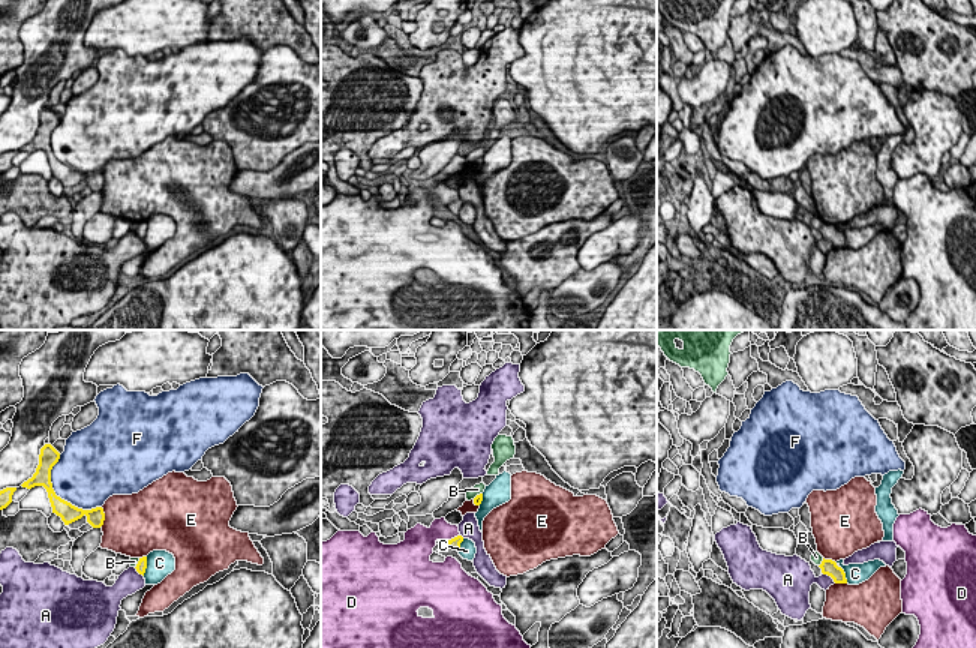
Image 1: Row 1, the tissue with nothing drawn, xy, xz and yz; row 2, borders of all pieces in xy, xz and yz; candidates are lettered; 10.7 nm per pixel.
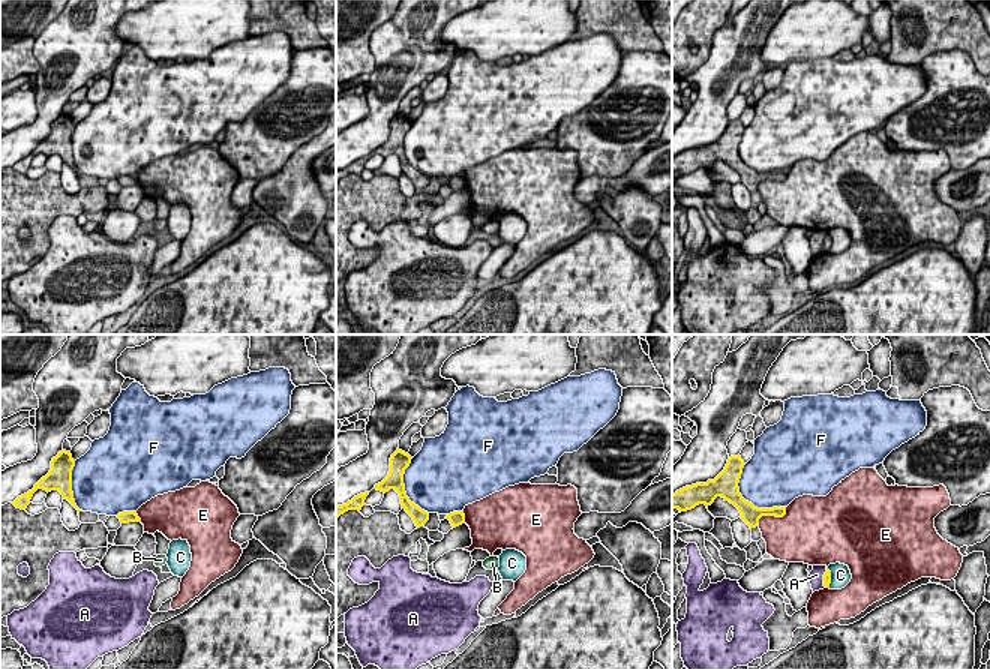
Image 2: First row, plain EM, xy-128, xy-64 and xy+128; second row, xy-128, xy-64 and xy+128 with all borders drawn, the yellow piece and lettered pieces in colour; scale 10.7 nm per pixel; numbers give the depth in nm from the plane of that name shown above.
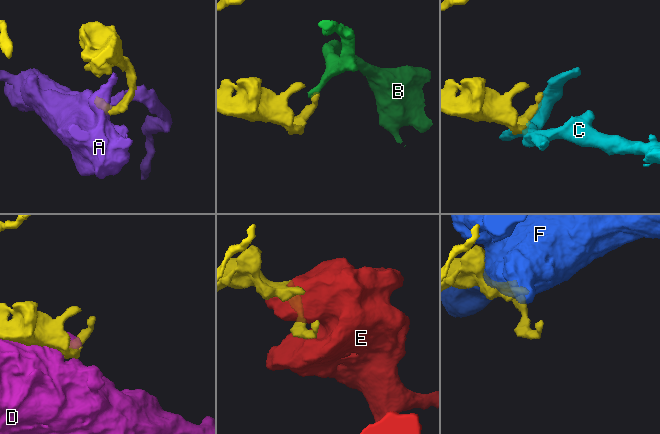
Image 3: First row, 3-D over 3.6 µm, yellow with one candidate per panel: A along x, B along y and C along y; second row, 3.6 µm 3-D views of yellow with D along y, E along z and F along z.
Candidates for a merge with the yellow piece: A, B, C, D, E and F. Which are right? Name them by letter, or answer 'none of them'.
none of them

